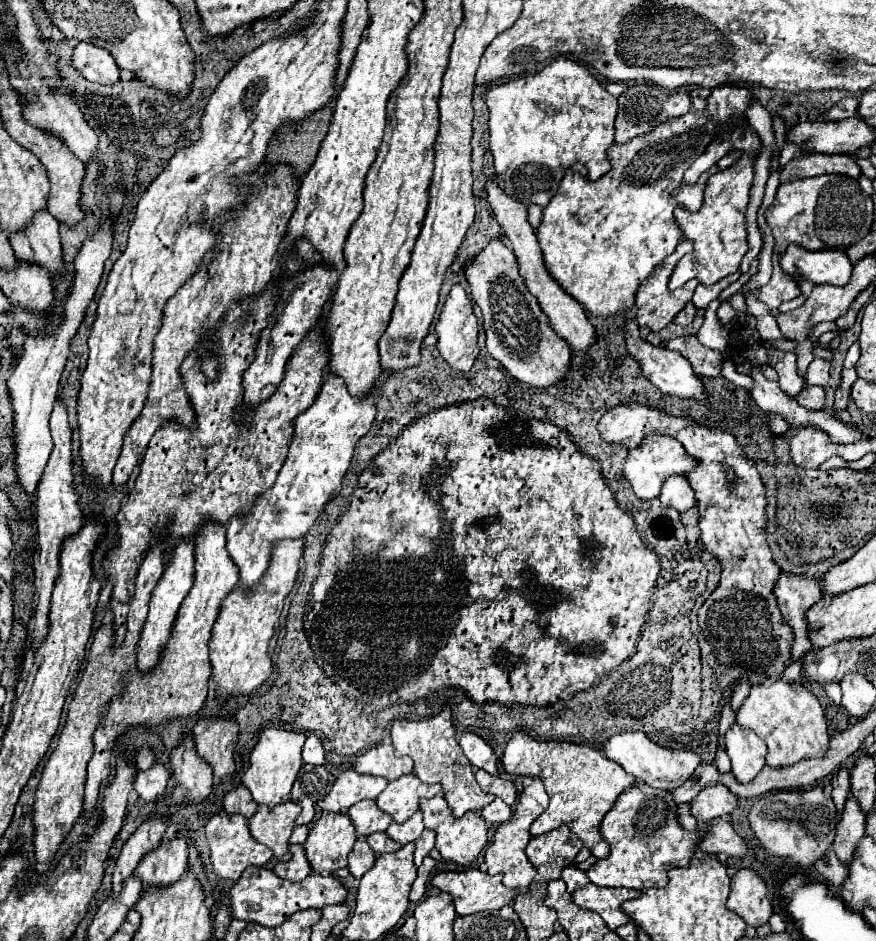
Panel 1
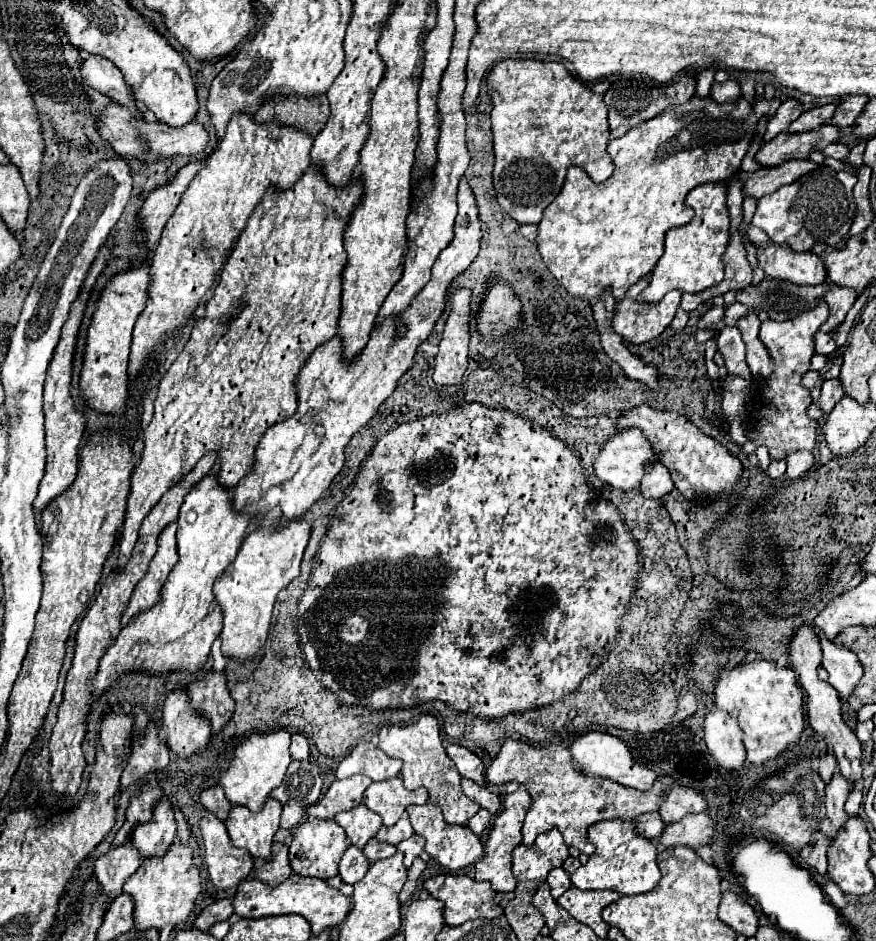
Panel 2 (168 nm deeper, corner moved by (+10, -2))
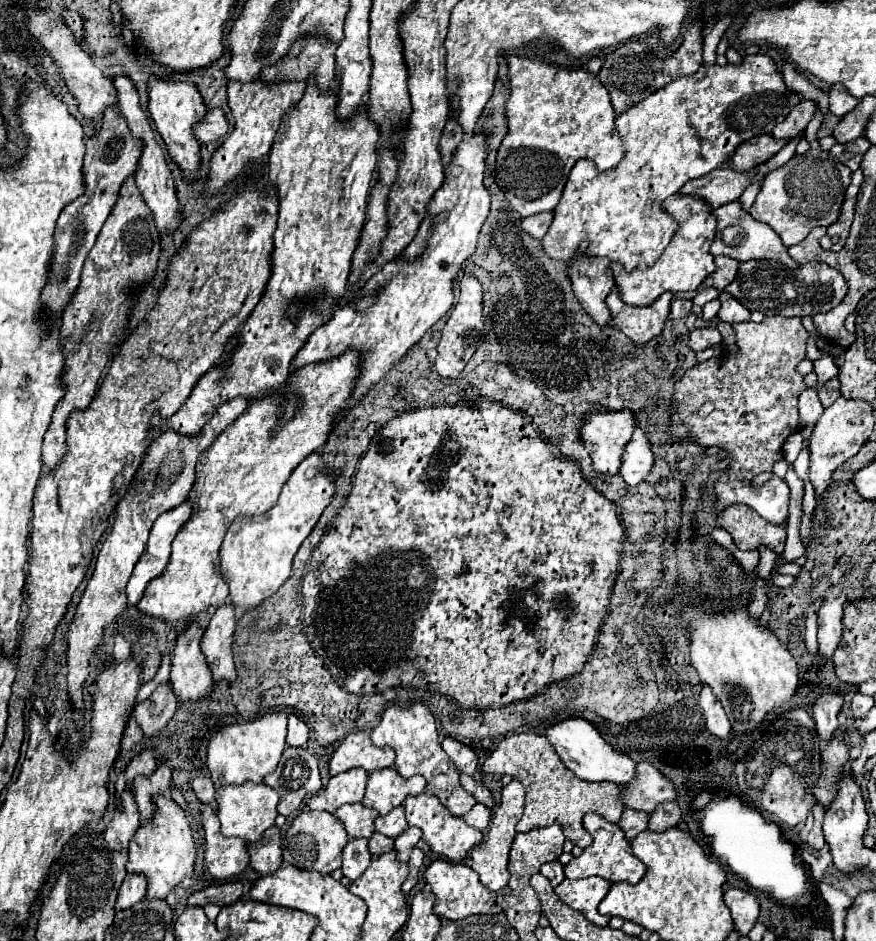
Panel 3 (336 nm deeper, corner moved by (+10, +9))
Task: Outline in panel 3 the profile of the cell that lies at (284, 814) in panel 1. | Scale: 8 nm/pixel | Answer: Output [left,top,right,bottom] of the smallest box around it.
[216,784,278,842]

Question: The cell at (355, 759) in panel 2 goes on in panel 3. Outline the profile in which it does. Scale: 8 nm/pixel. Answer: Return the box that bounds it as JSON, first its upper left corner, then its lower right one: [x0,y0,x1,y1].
[328,730,396,776]

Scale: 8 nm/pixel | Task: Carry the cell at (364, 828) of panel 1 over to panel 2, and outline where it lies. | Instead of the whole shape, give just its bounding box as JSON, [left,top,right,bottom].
[334,805,382,849]

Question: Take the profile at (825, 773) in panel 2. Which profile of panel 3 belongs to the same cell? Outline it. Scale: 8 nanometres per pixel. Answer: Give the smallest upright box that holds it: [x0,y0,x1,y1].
[812,692,844,744]

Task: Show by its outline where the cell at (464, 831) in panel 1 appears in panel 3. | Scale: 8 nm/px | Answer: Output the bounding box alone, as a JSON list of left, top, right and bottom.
[402,792,482,862]

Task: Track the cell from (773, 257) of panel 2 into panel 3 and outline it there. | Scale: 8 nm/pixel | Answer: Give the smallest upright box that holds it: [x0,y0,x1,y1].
[710,202,798,268]

